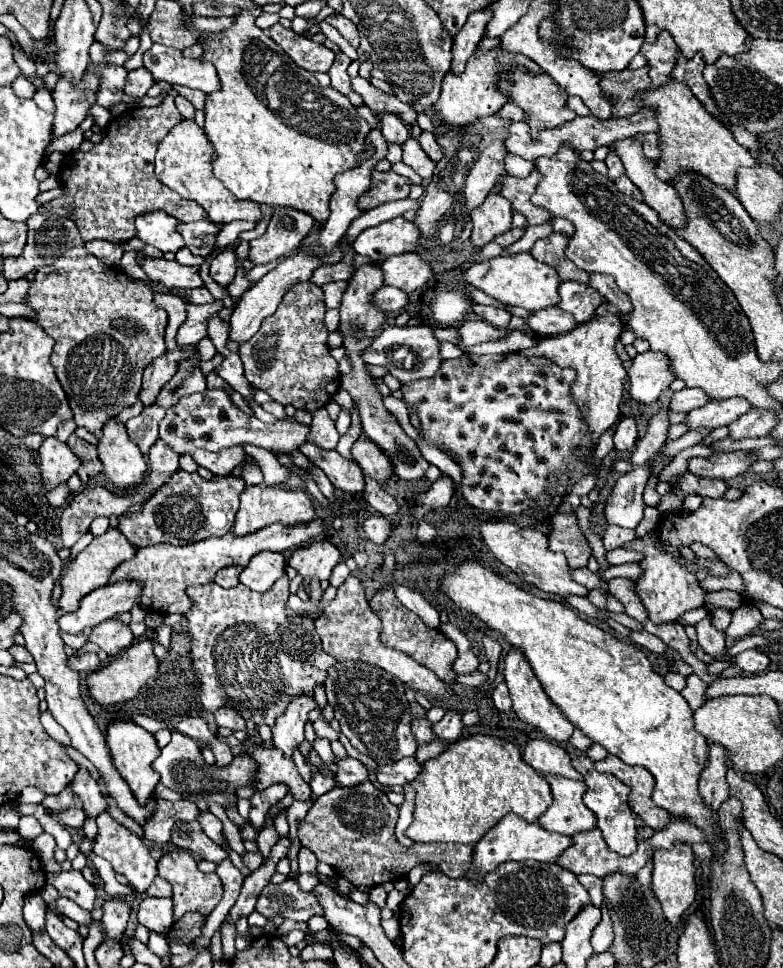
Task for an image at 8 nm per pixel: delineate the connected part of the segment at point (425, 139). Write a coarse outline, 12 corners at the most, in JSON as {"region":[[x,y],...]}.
{"region":[[423,132],[419,138],[423,152],[435,162],[443,158],[435,134]]}

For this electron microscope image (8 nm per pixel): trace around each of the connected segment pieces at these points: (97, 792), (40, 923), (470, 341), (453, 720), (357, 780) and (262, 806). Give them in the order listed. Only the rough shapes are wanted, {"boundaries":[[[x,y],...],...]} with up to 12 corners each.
{"boundaries":[[[87,768],[71,782],[71,790],[81,798],[87,818],[97,818],[107,810],[101,786]],[[39,892],[25,898],[27,926],[45,928],[47,904]],[[469,320],[457,328],[461,350],[479,342],[499,340],[511,330],[483,320]],[[461,712],[447,714],[433,726],[445,742],[457,740],[463,730]],[[335,758],[337,786],[369,780],[367,768],[355,758]],[[274,784],[251,797],[251,825],[259,833],[272,805],[288,794]]]}

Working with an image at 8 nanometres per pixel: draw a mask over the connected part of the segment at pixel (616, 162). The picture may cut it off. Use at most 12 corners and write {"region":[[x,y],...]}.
{"region":[[609,152],[605,164],[609,180],[615,182],[623,176],[623,164],[619,156]]}

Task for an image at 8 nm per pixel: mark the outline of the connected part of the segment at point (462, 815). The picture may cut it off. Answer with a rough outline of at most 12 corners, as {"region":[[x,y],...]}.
{"region":[[473,734],[427,760],[415,842],[477,844],[505,814],[537,822],[547,780]]}

